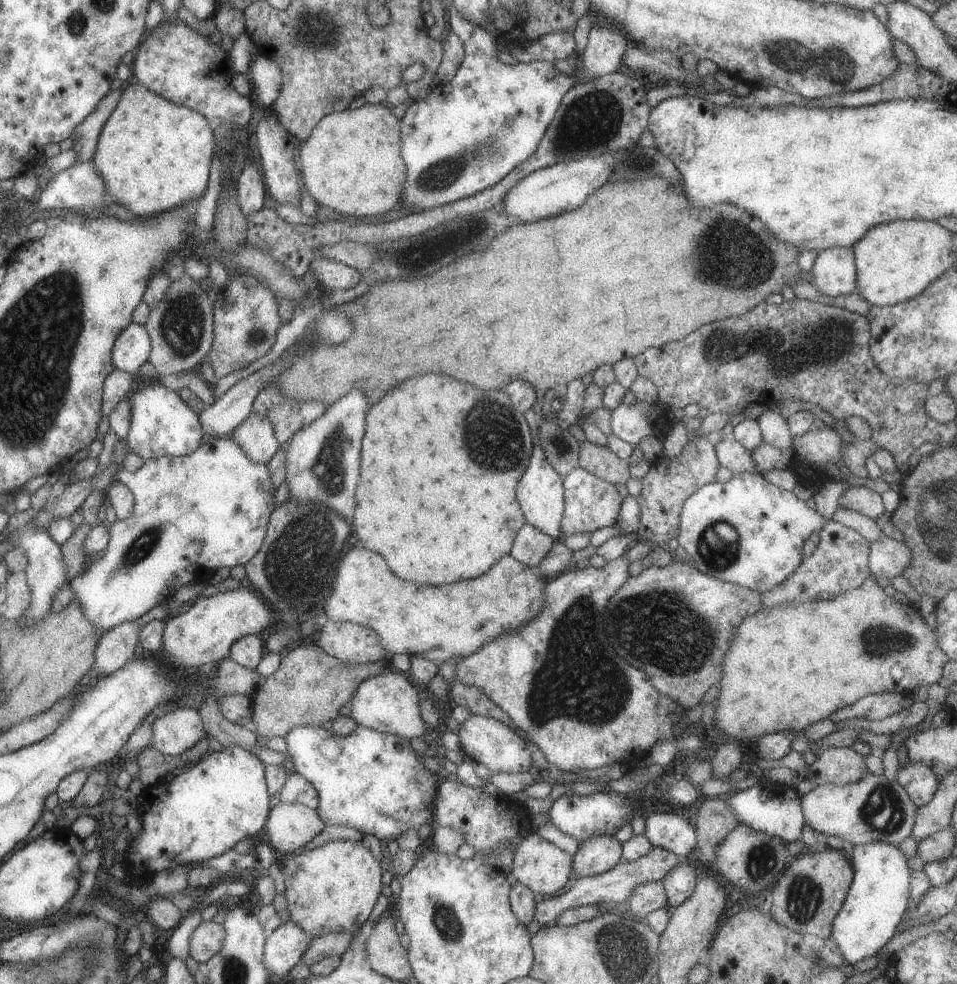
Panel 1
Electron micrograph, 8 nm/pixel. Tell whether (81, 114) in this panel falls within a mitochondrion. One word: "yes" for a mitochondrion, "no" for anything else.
no

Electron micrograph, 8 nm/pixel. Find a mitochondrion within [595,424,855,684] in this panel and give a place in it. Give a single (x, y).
(680, 637)

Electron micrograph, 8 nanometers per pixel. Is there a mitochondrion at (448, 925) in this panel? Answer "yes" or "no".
yes

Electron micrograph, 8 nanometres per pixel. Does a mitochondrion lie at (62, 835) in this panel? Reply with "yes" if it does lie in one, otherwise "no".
no

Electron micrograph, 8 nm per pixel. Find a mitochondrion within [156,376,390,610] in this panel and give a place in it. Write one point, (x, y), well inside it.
(330, 472)

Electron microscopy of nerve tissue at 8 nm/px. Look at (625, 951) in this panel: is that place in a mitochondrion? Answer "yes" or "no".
yes

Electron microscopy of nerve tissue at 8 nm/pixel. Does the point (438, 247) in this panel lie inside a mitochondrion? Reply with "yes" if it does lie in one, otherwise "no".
yes

